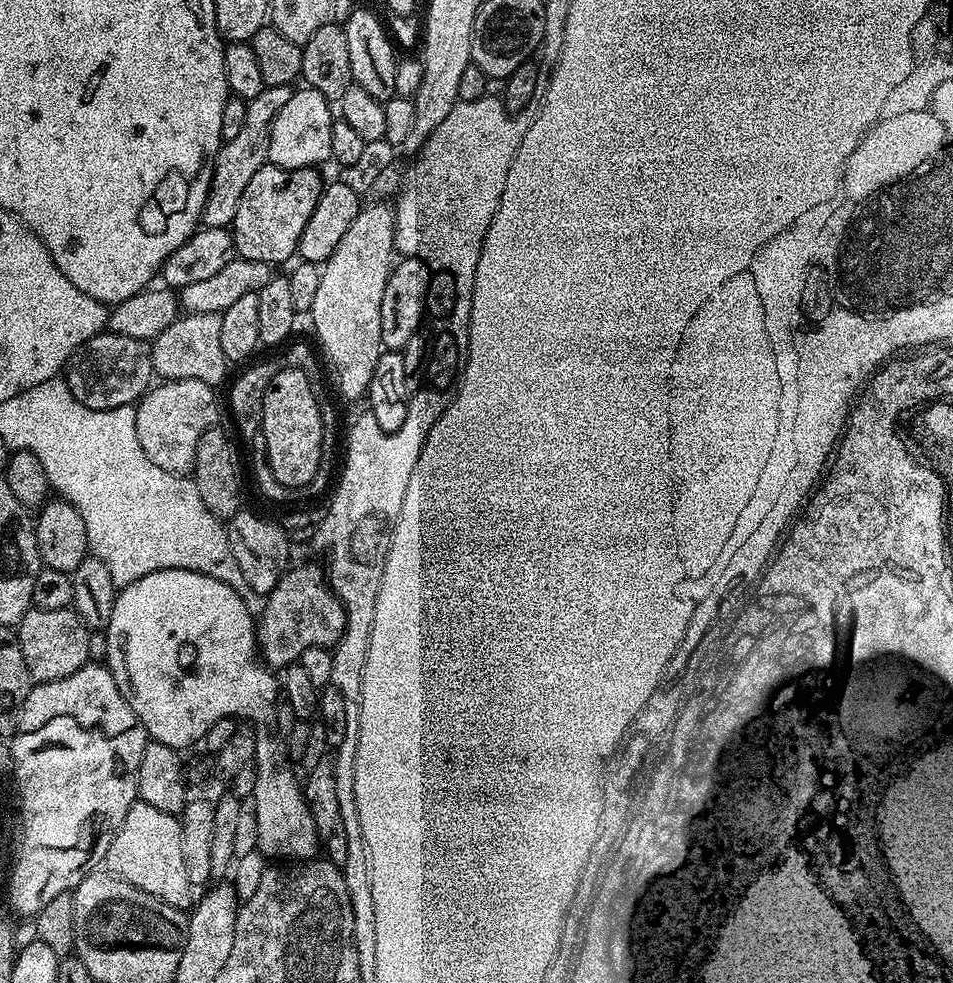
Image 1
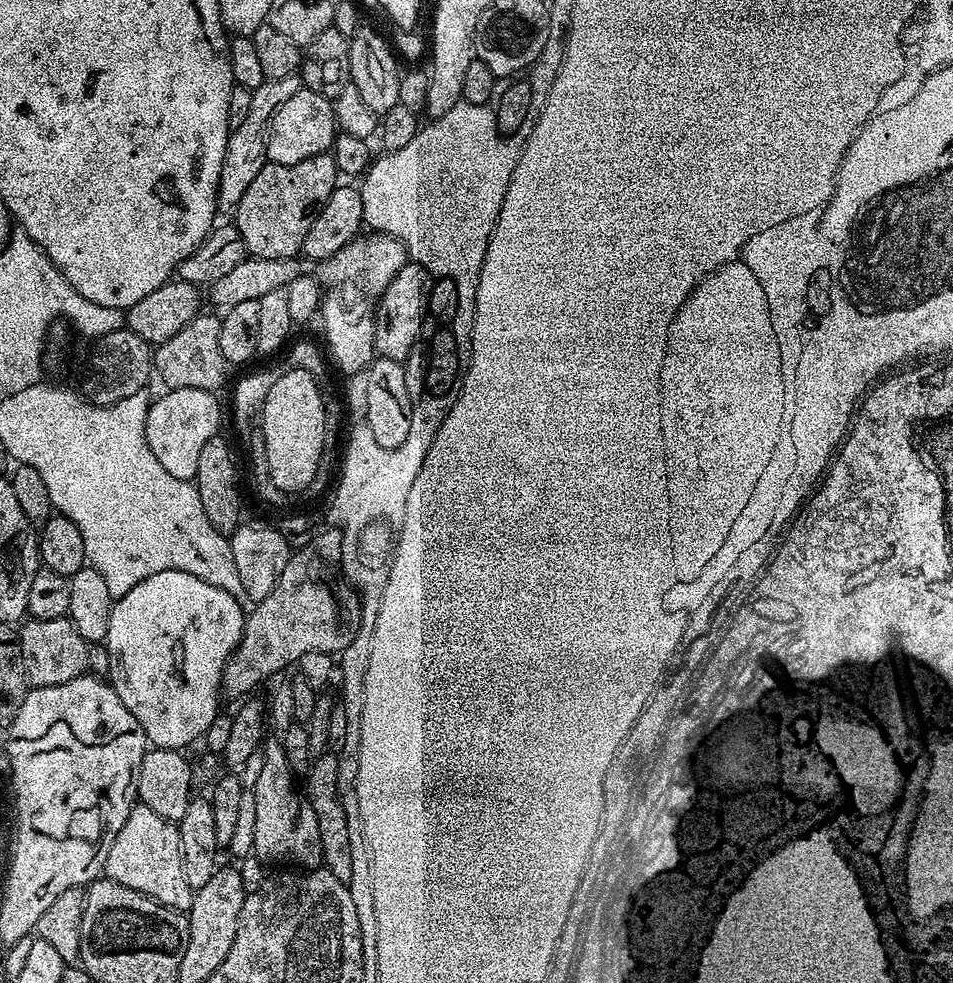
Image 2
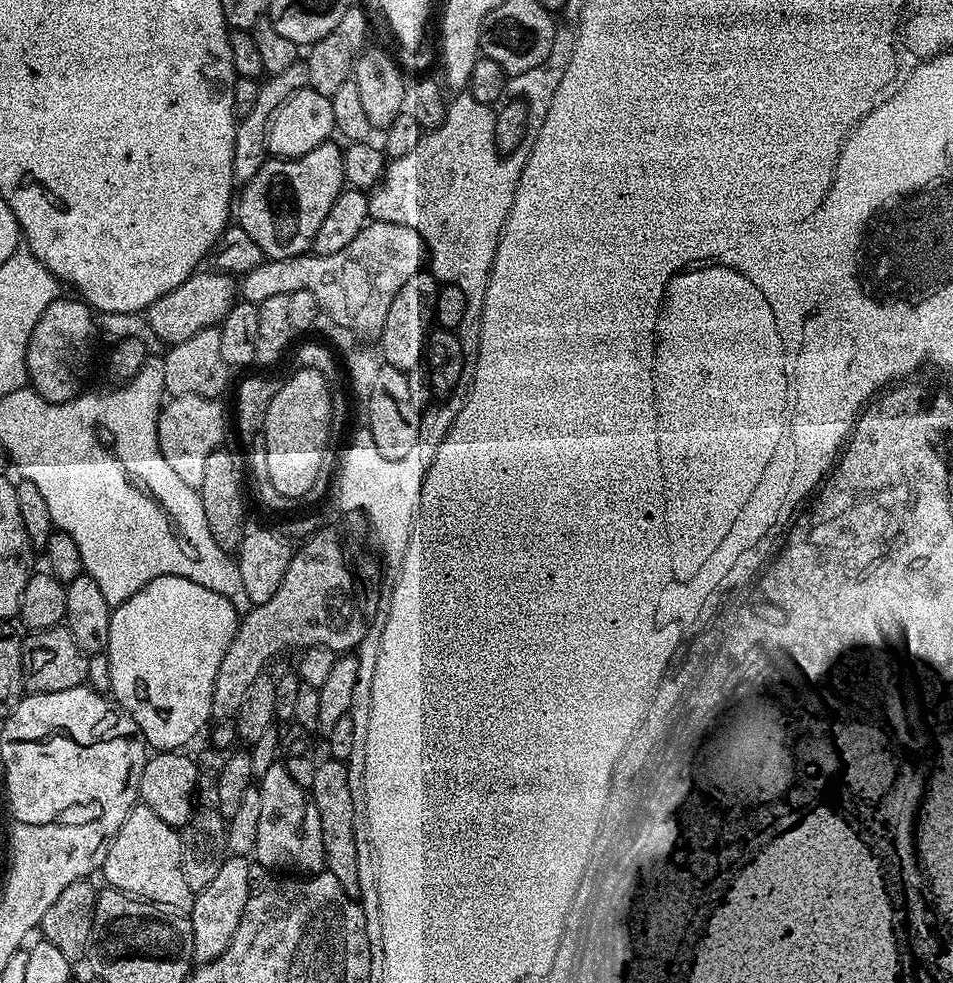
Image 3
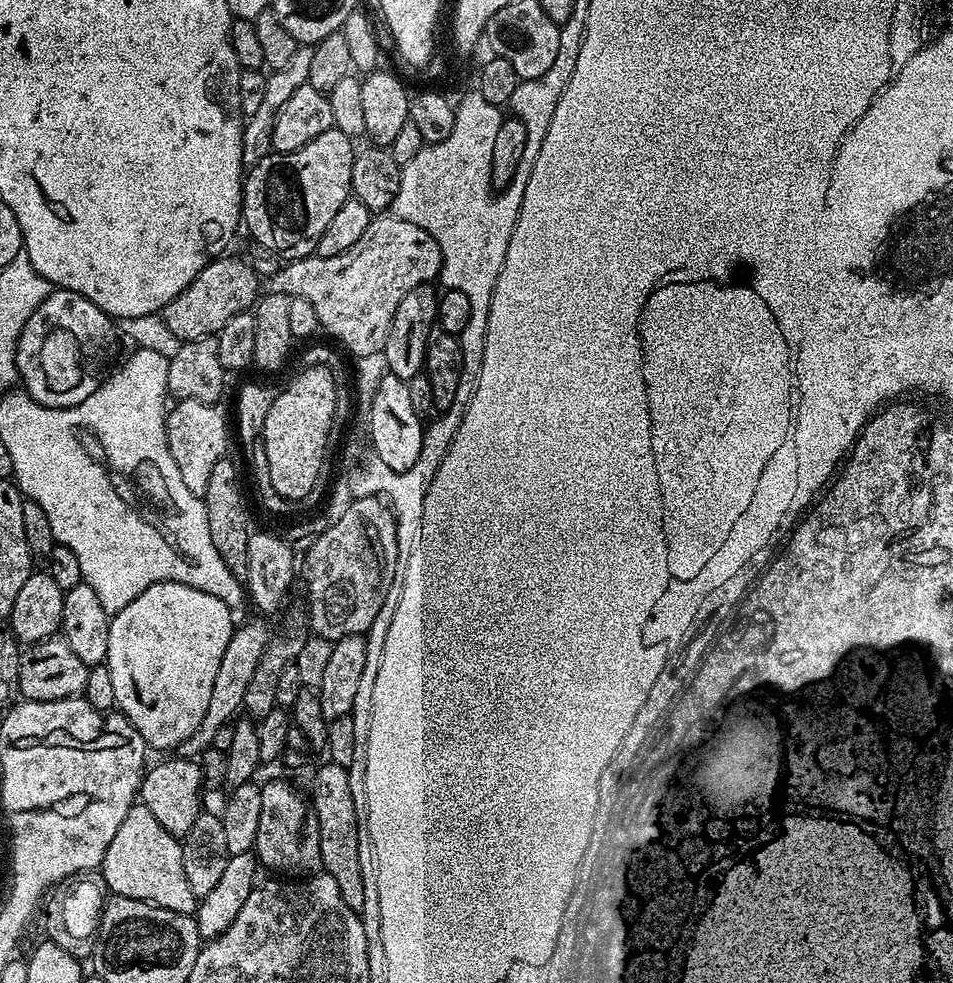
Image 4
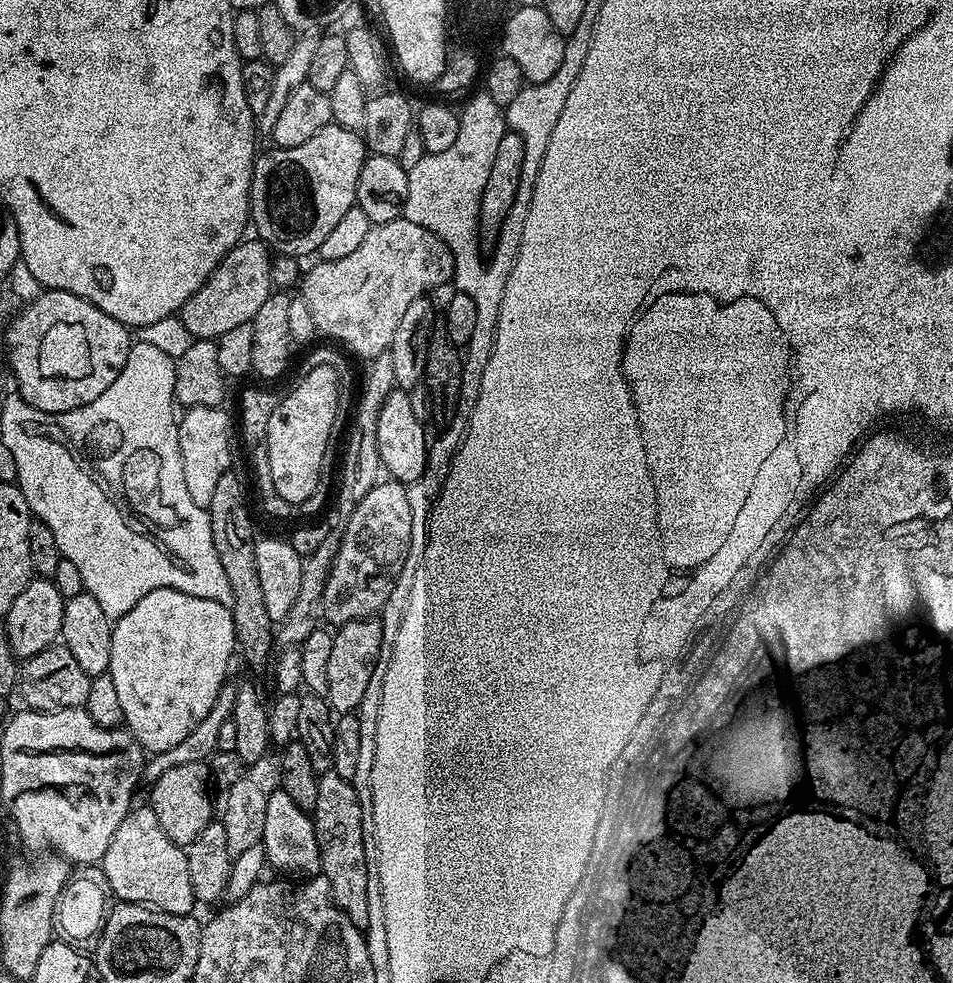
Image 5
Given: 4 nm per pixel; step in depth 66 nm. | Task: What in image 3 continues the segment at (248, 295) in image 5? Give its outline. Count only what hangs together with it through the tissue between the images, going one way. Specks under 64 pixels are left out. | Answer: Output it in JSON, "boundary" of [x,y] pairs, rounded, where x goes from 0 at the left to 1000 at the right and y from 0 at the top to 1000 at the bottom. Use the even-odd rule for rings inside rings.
{"boundary":[[[207,275],[191,291],[178,295],[178,299],[170,299],[153,315],[153,325],[157,336],[174,352],[195,348],[195,344],[206,340],[208,336],[226,334],[234,326],[235,320],[243,314],[250,305],[250,289],[240,278],[226,275]]]}

